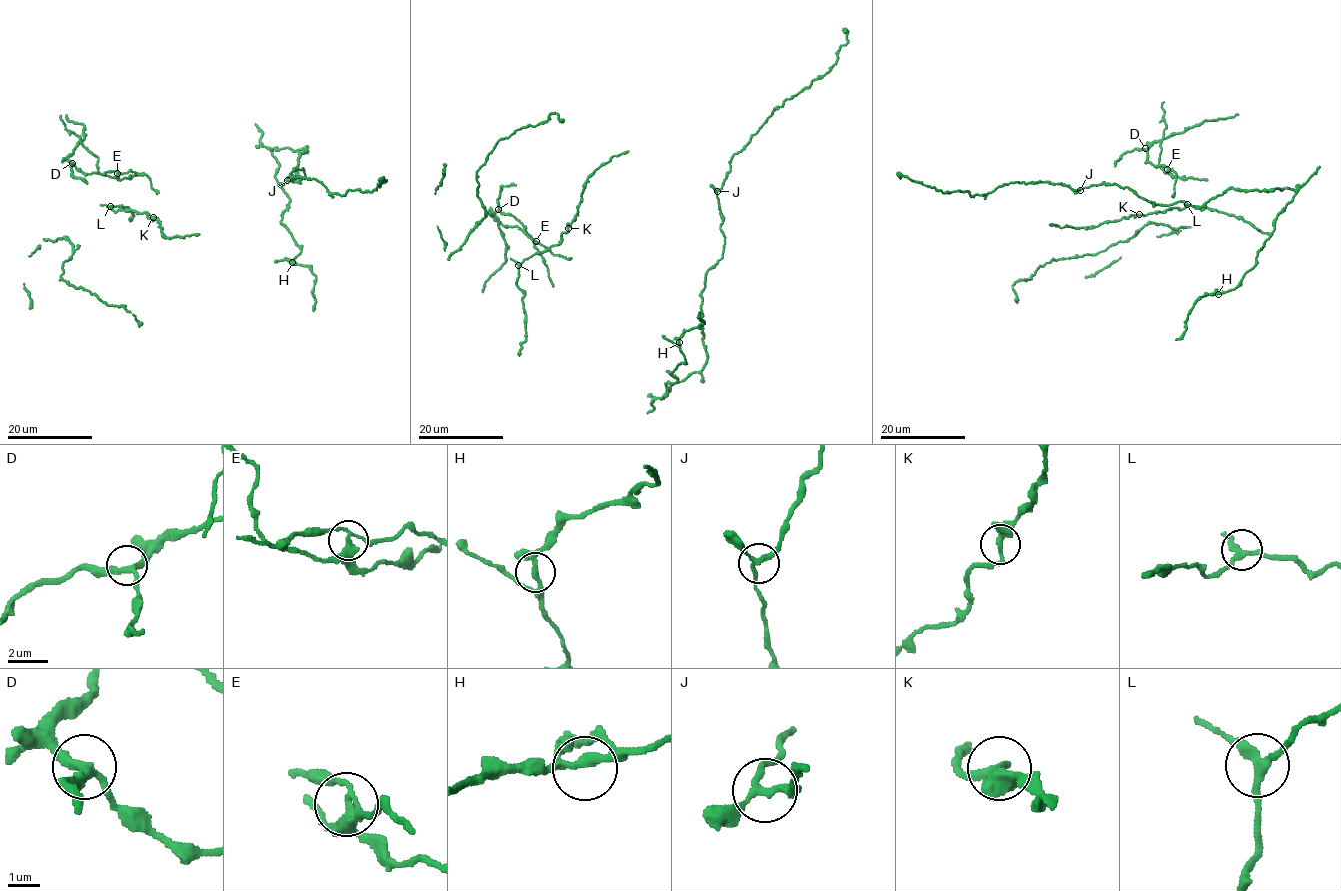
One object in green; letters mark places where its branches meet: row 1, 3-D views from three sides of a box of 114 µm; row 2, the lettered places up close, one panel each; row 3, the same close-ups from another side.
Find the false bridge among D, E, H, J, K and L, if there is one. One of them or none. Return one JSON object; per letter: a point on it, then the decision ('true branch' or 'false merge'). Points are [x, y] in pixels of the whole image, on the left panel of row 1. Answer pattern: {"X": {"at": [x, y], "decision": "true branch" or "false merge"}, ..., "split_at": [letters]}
{"D": {"at": [72, 163], "decision": "true branch"}, "E": {"at": [117, 173], "decision": "false merge"}, "H": {"at": [292, 262], "decision": "true branch"}, "J": {"at": [287, 180], "decision": "true branch"}, "K": {"at": [153, 217], "decision": "true branch"}, "L": {"at": [110, 206], "decision": "true branch"}, "split_at": ["E"]}

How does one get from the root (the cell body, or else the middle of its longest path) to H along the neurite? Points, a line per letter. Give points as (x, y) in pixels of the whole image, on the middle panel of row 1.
H: (710, 185), (724, 241), (700, 294), (707, 361), (663, 397), (677, 380), (667, 371), (685, 360), (679, 342)

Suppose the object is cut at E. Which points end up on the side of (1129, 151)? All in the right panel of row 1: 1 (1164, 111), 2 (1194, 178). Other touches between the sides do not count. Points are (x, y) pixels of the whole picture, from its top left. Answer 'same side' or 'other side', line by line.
1: other side
2: other side

